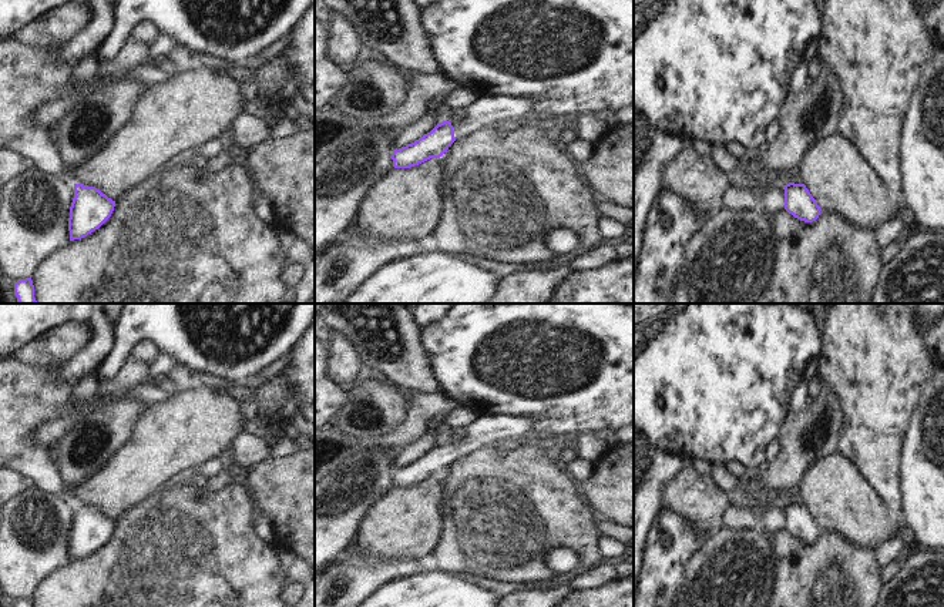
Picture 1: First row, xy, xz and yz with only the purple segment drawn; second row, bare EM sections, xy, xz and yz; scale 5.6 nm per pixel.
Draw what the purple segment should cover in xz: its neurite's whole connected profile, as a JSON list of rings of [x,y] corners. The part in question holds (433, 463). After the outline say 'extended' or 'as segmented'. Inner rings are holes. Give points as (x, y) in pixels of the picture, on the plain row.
[[[483,415],[466,426],[454,440],[443,440],[430,452],[399,469],[393,469],[394,487],[410,487],[430,477],[440,477],[449,466],[477,449],[488,445],[513,442],[534,429],[535,415]]]; extended

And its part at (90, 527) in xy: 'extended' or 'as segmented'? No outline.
as segmented

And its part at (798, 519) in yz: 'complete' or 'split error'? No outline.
complete

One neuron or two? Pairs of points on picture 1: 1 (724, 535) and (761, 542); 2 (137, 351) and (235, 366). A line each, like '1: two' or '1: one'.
1: one
2: two

